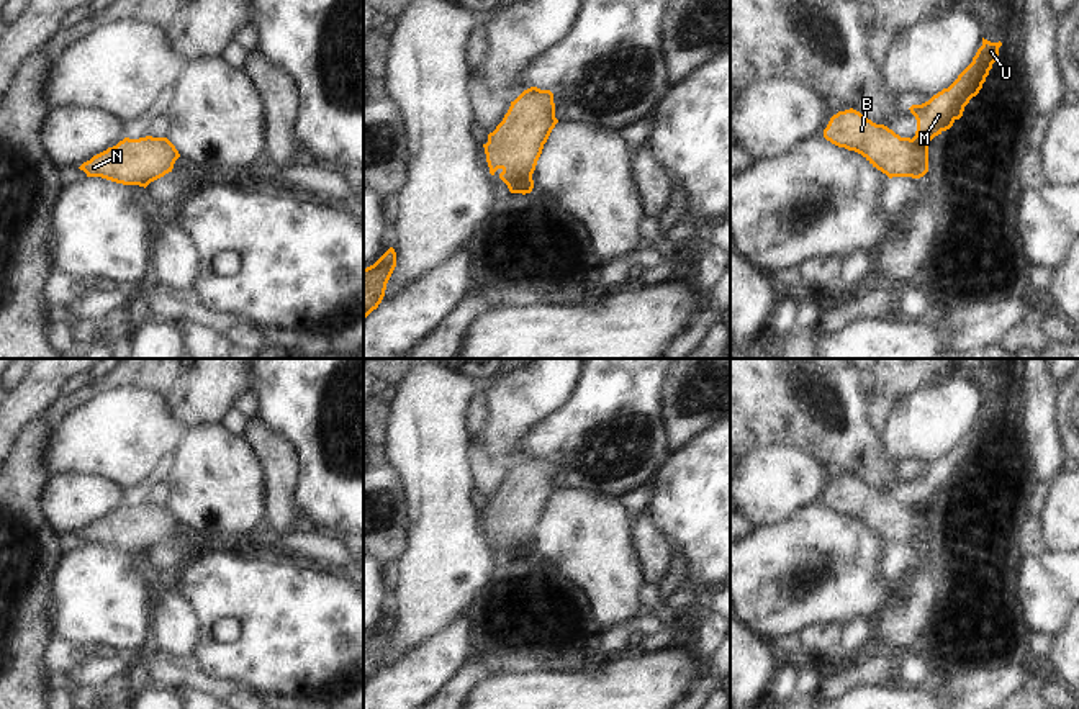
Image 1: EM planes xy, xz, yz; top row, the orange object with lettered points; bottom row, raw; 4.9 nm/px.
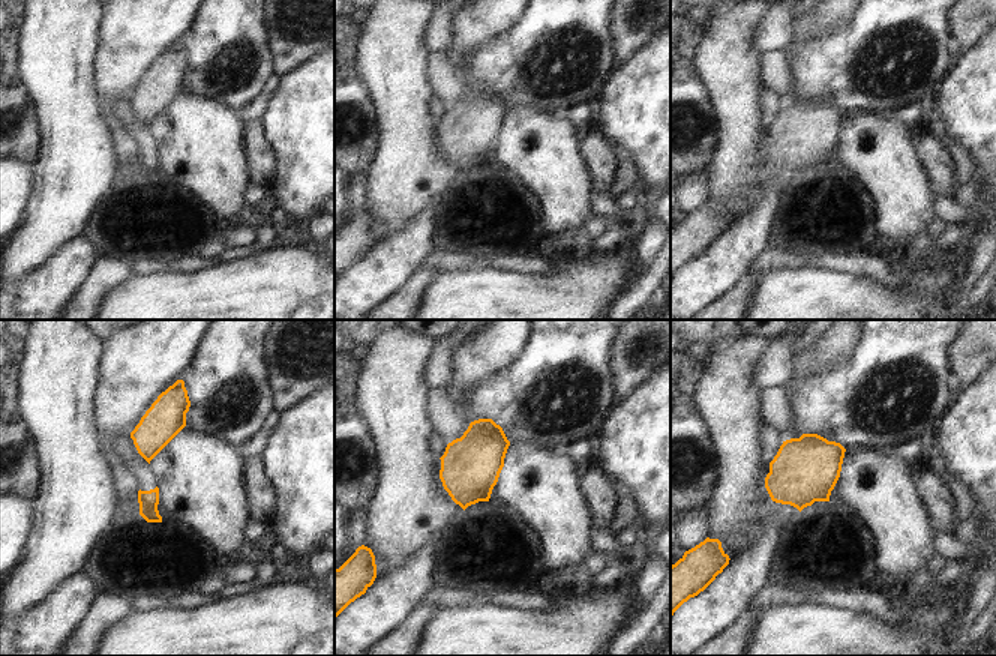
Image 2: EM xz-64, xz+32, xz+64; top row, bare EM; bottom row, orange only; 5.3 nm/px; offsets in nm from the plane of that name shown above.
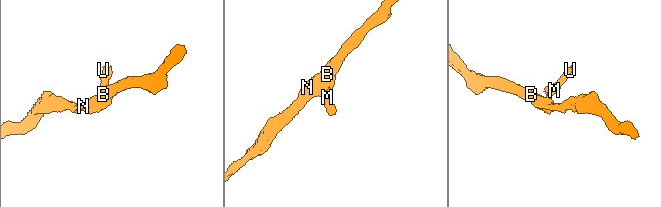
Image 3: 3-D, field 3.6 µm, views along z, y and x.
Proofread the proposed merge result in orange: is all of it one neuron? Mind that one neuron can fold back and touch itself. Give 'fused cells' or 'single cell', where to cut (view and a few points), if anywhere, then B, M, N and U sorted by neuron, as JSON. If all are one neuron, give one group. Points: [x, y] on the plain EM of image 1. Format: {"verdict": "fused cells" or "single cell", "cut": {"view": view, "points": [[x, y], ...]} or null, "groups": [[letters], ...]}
{"verdict": "fused cells", "cut": {"view": "xz", "points": [[529, 541], [519, 546], [514, 559]]}, "groups": [["B", "N"], ["M", "U"]]}

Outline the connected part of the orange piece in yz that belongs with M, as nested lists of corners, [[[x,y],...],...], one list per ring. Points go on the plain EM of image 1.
[[[982,404],[973,429],[948,454],[933,462],[922,472],[912,472],[909,476],[917,486],[917,498],[912,504],[923,511],[950,496],[956,486],[963,483],[964,473],[979,460],[1002,409],[991,409]]]

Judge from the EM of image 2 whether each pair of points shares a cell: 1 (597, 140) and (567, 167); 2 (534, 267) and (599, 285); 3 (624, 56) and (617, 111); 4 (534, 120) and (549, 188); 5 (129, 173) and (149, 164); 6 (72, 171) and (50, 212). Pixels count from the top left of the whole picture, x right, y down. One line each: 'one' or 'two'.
1: two
2: two
3: two
4: one
5: two
6: one

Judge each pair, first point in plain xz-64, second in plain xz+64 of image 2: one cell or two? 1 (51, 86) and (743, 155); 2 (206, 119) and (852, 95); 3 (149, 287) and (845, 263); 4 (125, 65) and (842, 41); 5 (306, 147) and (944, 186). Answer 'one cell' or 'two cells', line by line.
1: one cell
2: two cells
3: two cells
4: two cells
5: two cells

